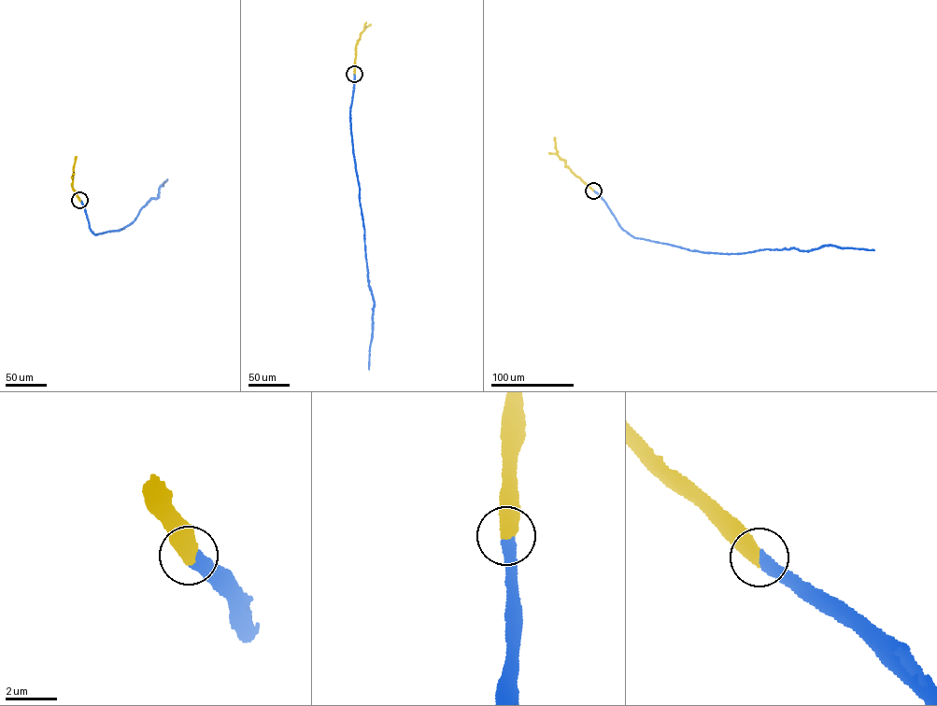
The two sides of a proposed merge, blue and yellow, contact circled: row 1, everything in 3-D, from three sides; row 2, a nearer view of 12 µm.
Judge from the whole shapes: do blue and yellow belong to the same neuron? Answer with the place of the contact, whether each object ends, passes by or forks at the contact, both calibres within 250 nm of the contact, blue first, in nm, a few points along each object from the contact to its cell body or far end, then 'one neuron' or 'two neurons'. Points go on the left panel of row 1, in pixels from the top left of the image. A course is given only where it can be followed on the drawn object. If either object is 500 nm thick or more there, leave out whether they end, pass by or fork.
(79, 200) | 480/550 nm | blue via (79, 200), (93, 233), (119, 231), (134, 221), (151, 198), (159, 196), (160, 186), (167, 179) | yellow via (79, 200), (72, 185), (76, 156) | one neuron

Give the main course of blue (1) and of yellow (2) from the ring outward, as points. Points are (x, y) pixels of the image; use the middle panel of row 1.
1: (354, 74), (351, 134), (364, 229), (367, 280), (374, 304), (369, 369)
2: (354, 74), (357, 43), (361, 34), (371, 25)

